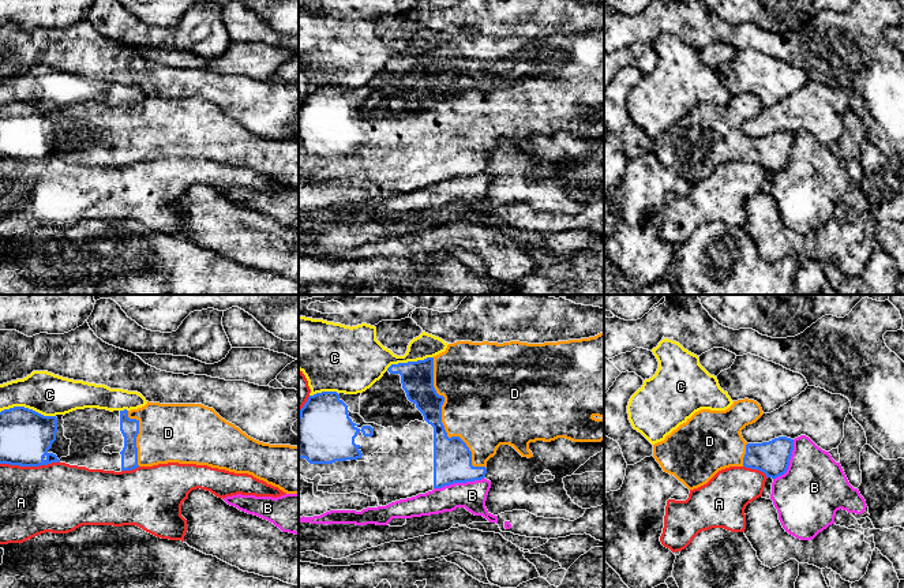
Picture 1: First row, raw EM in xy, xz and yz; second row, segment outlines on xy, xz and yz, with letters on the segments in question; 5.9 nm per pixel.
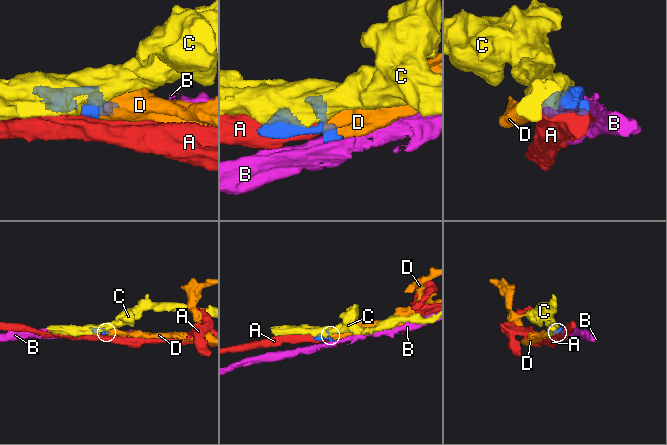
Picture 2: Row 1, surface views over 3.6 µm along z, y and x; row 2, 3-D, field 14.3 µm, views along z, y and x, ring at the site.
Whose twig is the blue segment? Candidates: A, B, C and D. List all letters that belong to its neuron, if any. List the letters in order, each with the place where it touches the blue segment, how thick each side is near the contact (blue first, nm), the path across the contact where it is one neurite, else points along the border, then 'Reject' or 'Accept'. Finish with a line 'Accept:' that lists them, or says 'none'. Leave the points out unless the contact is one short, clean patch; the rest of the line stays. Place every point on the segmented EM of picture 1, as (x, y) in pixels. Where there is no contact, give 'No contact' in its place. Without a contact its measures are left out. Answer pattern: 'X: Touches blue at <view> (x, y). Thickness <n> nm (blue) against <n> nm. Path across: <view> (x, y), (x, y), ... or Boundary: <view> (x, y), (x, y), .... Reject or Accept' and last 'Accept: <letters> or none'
A: Touches blue at xy (29, 465). Thickness 300 nm (blue) against 400 nm. Reject
B: Touches blue at xz (458, 482). Thickness 220 nm (blue) against 170 nm. Boundary: xz (483, 478), (454, 482), (434, 489). Reject
C: Touches blue at xy (27, 408). Thickness 300 nm (blue) against 240 nm. Reject
D: Touches blue at xz (441, 422). Thickness 220 nm (blue) against 440 nm. Accept
Accept: D

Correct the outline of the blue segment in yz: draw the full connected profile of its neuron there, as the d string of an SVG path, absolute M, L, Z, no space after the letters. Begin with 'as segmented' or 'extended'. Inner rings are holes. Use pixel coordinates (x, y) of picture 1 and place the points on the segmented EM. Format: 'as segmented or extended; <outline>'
extended; M738 400L725 411L701 409L680 424L664 441L653 445L653 457L664 472L674 475L689 490L706 484L719 471L729 467L758 469L766 477L776 479L788 469L794 450L794 439L779 437L769 442L747 443L742 430L764 415L754 400Z

